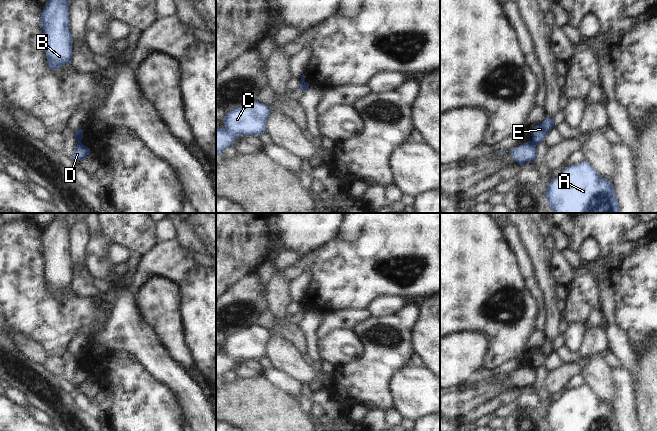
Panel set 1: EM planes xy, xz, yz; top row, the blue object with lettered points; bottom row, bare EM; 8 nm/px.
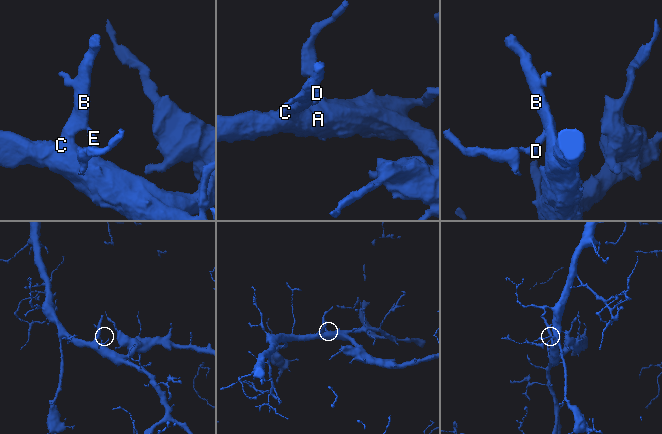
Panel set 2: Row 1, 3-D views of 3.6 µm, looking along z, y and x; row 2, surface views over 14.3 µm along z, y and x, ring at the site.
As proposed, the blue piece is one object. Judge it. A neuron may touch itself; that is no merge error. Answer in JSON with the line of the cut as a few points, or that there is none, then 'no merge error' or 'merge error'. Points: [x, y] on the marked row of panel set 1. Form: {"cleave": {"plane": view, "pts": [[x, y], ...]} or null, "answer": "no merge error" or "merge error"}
{"cleave": {"plane": "yz", "pts": [[531, 142], [535, 145]]}, "answer": "merge error"}

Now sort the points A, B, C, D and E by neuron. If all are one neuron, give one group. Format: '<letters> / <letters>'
A B C E / D

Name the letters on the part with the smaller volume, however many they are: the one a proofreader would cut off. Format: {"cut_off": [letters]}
{"cut_off": ["D"]}

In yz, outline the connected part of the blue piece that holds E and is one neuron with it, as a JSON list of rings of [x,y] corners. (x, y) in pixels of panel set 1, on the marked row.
[[[546,117],[545,120],[537,125],[531,132],[532,143],[538,145],[543,142],[545,136],[554,127],[554,120]]]

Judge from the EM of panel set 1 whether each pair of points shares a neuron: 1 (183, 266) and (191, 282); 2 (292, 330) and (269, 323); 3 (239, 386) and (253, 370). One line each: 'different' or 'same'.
1: different
2: same
3: different

